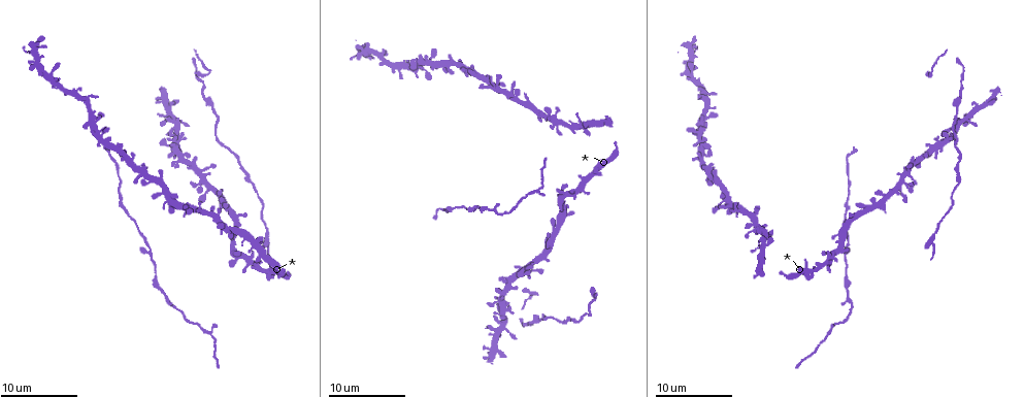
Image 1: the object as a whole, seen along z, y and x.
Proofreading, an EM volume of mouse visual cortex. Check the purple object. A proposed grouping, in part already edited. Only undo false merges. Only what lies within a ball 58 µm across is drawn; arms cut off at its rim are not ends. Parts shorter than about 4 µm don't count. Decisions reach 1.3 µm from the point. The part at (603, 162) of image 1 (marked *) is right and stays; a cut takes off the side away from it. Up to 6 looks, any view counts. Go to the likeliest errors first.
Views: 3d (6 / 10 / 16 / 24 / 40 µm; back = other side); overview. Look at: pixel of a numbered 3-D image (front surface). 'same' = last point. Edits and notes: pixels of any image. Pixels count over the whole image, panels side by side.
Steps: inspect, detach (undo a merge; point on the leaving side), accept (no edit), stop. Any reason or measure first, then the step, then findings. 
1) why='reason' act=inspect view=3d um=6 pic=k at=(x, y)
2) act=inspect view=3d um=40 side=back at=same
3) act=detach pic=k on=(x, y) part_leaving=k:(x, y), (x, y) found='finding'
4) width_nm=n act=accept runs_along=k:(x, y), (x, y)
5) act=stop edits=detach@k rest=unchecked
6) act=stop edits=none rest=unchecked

act=inspect view=3d um=10 pic=1 at=(509, 309)

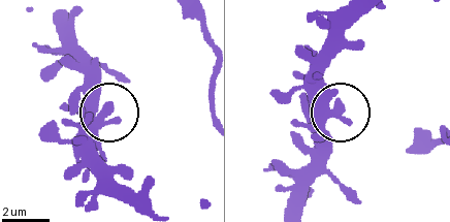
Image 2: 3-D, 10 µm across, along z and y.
act=inspect view=3d um=6 pic=2 at=(332, 109)

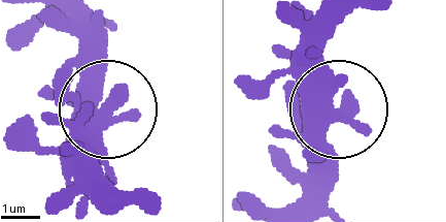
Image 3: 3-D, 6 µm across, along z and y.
act=accept runs_along=3:(344, 14), (324, 54), (328, 113), (315, 179) found='all the same neuron'

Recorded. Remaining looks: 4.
why='three arms meet' act=inspect view=3d um=10 pic=1 at=(828, 333)

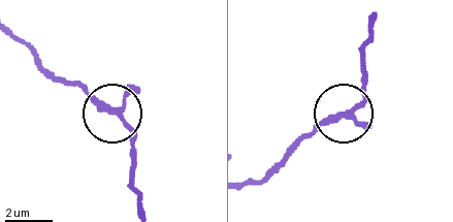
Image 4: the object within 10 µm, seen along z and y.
act=inspect view=3d um=6 pic=4 at=(342, 116)

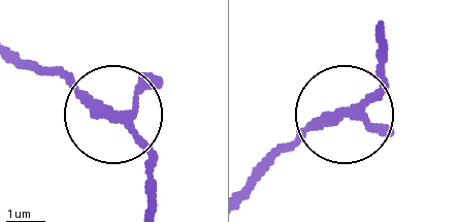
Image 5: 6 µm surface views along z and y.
arms=3 act=accept found='continuous, no second neuron'

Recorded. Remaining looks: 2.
act=inspect view=3d um=6 pic=1 at=(247, 263)

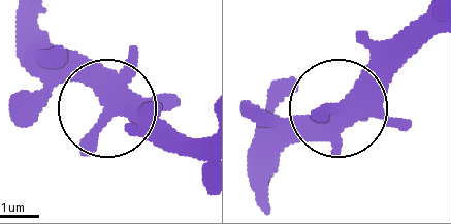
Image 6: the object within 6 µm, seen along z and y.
act=accept runs_along=6:(196, 141), (157, 138), (78, 83), (49, 86), (12, 119) found='continuous, no second neuron'

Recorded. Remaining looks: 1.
act=stop edits=none rest=unchecked

